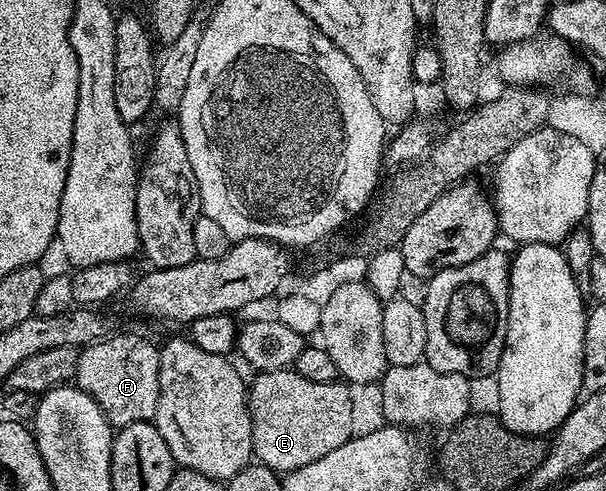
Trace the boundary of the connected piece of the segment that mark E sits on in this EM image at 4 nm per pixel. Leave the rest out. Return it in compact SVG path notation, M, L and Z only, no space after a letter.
M290 367L260 372L254 378L256 380L249 384L247 404L251 407L253 426L251 451L260 465L271 468L275 473L286 474L301 466L309 466L309 462L317 462L317 458L325 458L325 454L337 450L337 446L351 439L351 427L355 424L355 404L351 401L352 389L346 383L309 382L309 378L301 378L301 374Z

